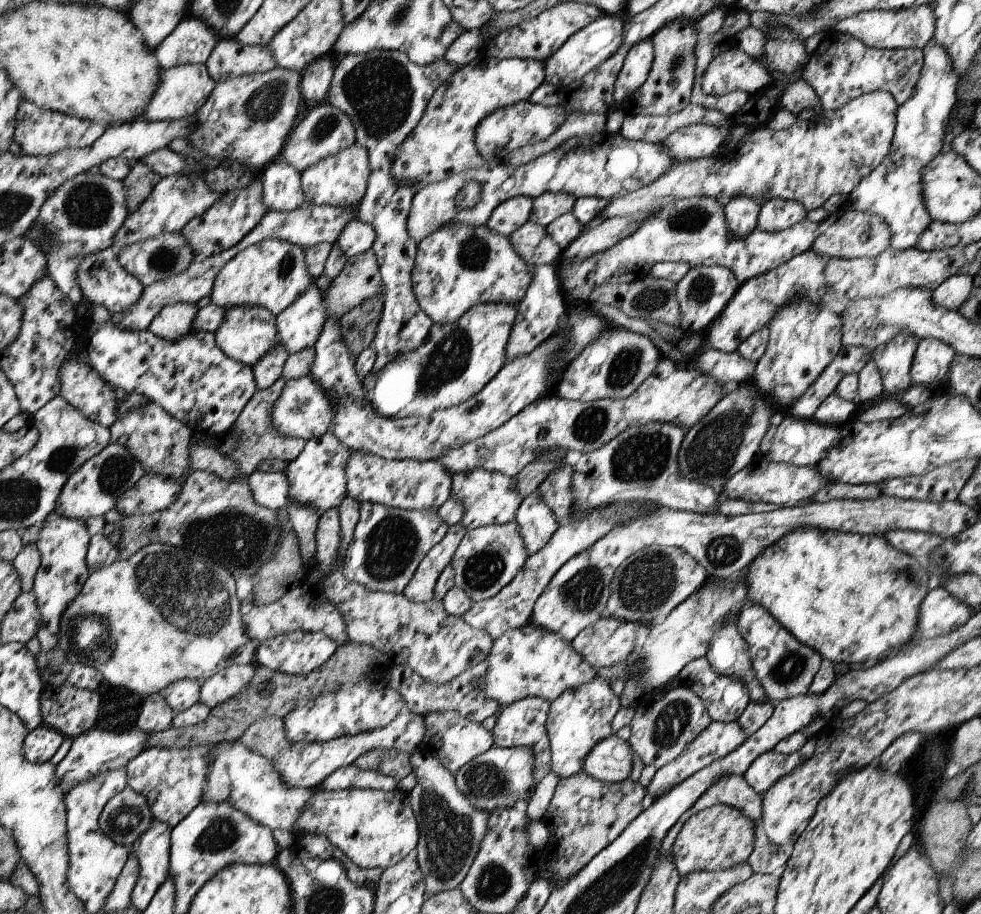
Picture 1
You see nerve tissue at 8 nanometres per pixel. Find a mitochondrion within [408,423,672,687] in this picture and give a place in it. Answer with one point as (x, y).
(582, 594)

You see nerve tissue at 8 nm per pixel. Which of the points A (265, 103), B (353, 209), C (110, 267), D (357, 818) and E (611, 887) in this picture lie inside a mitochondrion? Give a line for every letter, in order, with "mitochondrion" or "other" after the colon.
A: mitochondrion
B: other
C: other
D: other
E: mitochondrion

